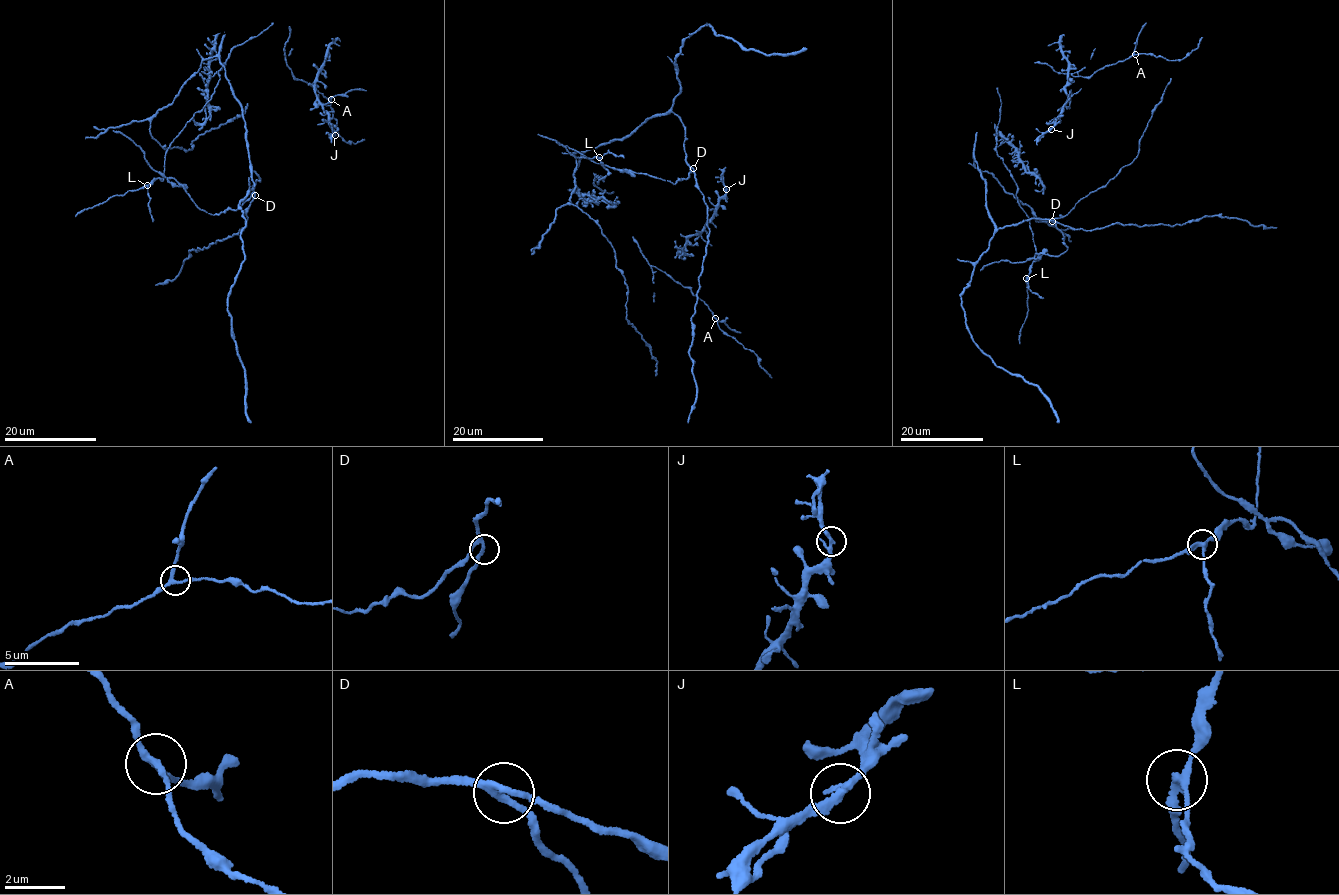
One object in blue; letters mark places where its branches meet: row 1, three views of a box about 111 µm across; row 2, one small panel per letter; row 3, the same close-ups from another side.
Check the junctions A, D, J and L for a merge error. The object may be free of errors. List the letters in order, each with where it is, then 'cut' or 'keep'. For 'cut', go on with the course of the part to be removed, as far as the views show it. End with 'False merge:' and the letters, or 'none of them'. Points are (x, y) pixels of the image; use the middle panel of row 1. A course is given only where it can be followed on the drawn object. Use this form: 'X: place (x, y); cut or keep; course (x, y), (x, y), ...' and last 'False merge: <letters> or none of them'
A: place (715, 318); keep
D: place (693, 168); keep
J: place (726, 189); keep
L: place (599, 157); cut; course (599, 157), (574, 157), (556, 142)
False merge: L

